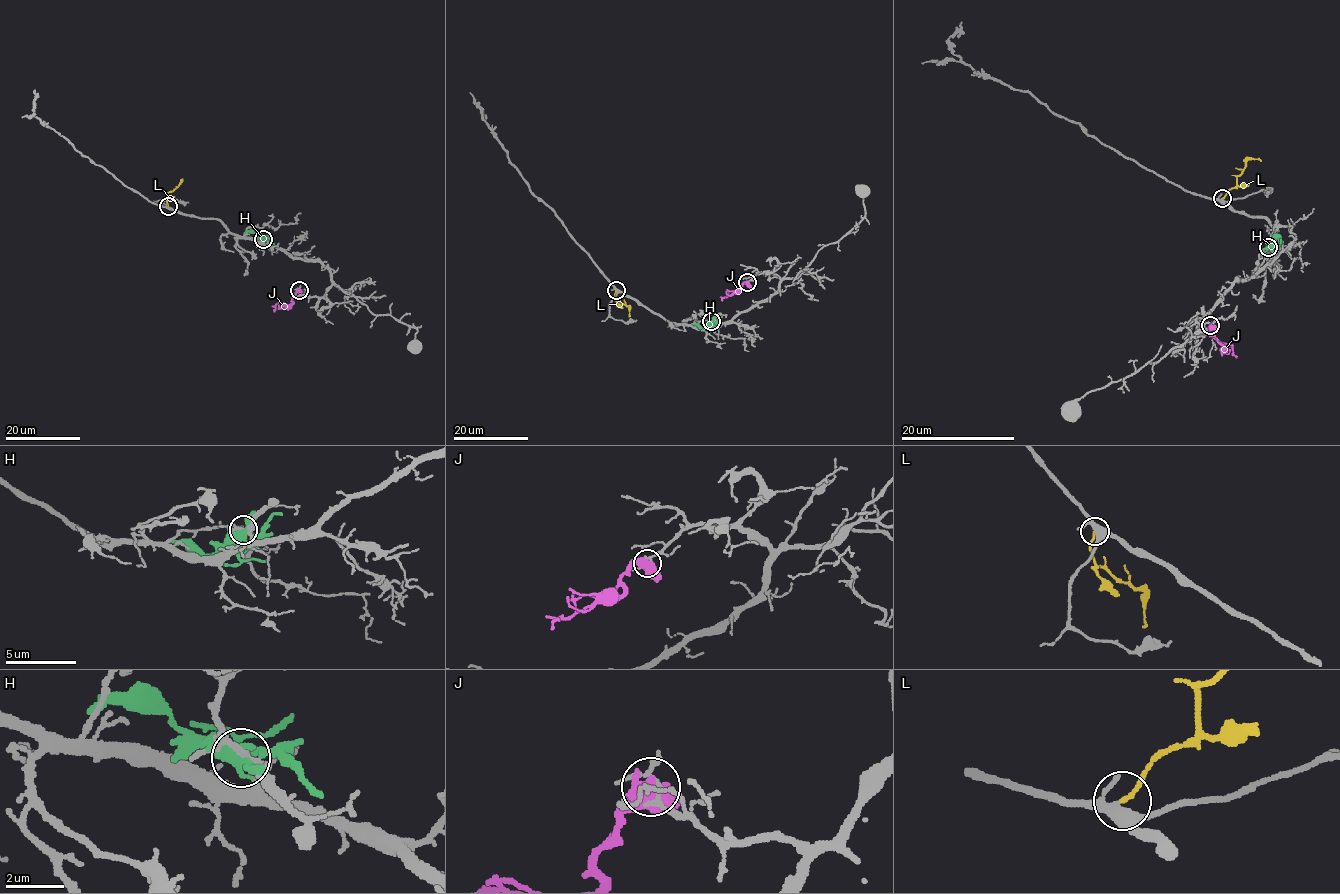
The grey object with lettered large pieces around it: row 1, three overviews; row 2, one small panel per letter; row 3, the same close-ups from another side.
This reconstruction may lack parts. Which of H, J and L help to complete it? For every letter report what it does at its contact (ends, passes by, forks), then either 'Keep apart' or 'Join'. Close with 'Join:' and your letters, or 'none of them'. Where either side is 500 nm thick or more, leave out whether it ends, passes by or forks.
H: It forks there. Keep apart
J: Keep apart
L: It ends there. Join
Join: L

